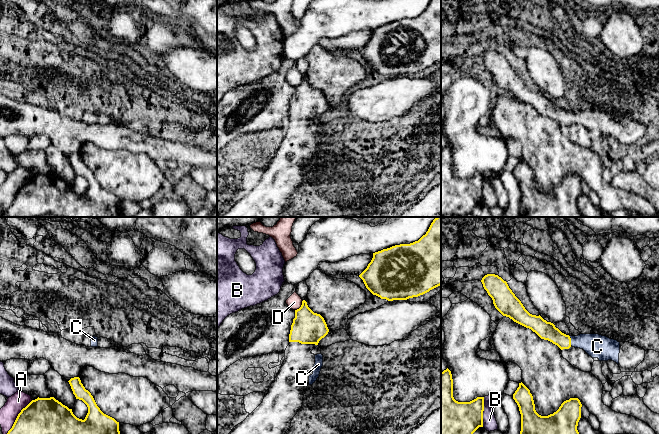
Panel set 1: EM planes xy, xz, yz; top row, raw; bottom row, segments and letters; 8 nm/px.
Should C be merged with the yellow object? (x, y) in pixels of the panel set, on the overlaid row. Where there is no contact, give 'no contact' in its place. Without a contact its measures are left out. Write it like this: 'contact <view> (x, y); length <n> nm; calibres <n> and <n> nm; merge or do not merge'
contact yz (570, 341); length 80 nm; calibres 150 and 190 nm; merge

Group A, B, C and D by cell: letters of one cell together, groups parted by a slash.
A / B / C / D

